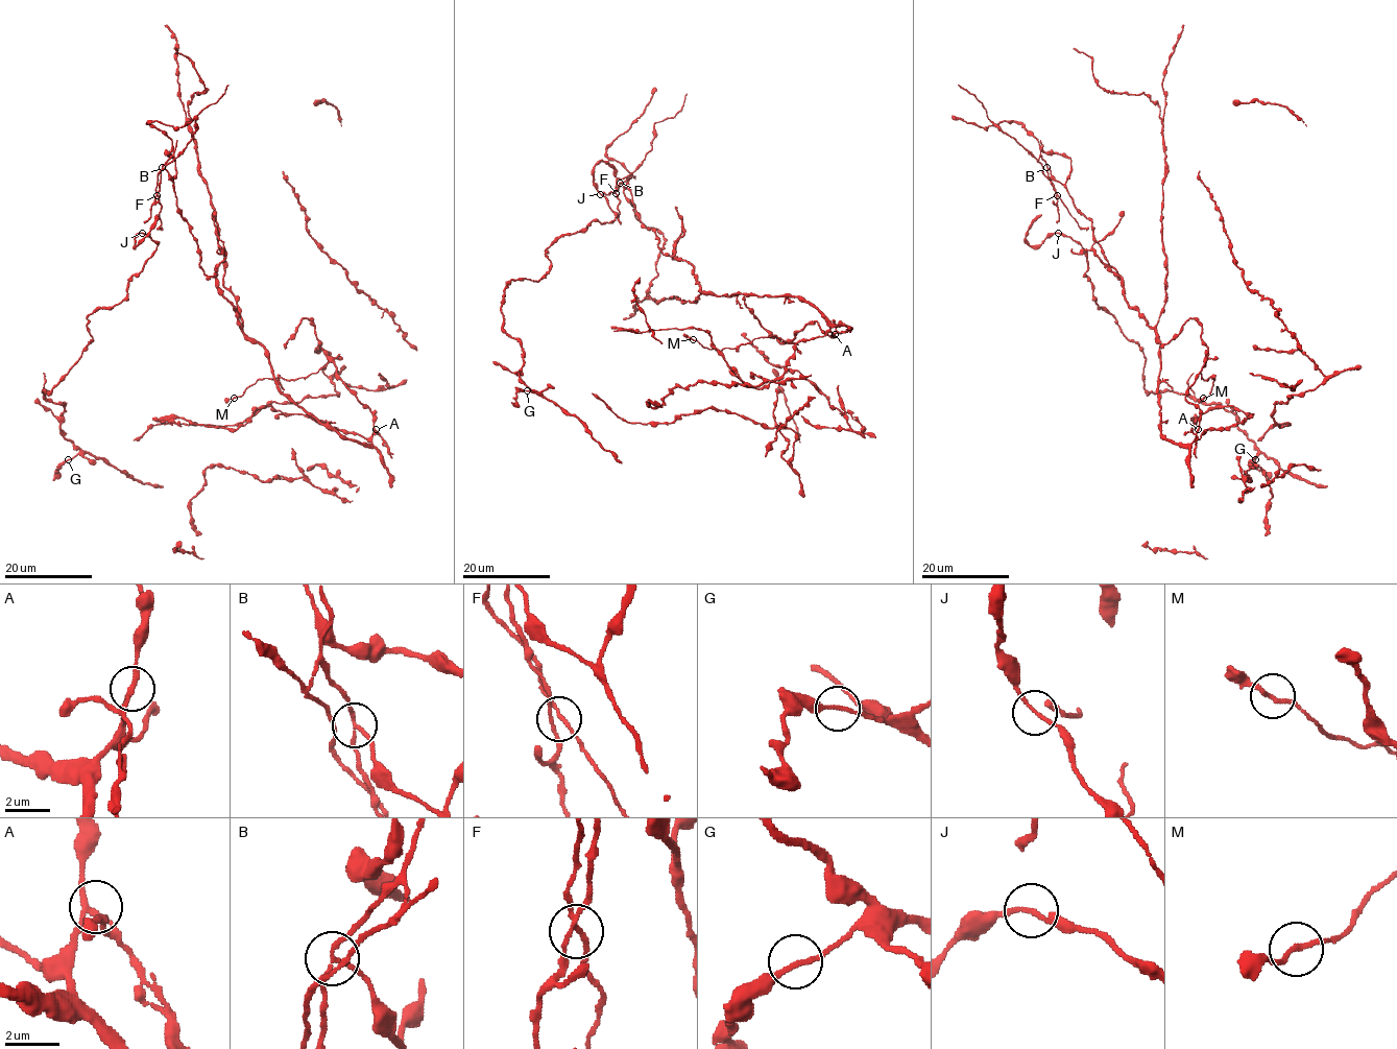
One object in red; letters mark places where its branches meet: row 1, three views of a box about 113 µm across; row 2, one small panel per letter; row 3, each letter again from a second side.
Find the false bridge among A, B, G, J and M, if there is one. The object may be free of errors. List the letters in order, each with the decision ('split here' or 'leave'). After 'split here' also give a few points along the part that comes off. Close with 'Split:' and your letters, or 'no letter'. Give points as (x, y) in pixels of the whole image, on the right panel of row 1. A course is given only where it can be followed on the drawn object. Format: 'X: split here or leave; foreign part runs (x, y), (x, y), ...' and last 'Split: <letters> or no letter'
A: leave
B: split here; foreign part runs (1048, 168), (1039, 156), (1036, 159), (1001, 132), (988, 118), (981, 103), (958, 85)
G: leave
J: leave
M: leave
Split: B

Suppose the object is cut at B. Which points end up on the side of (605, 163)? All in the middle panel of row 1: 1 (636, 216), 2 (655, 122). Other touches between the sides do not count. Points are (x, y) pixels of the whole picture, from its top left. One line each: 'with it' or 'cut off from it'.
1: with it
2: cut off from it

